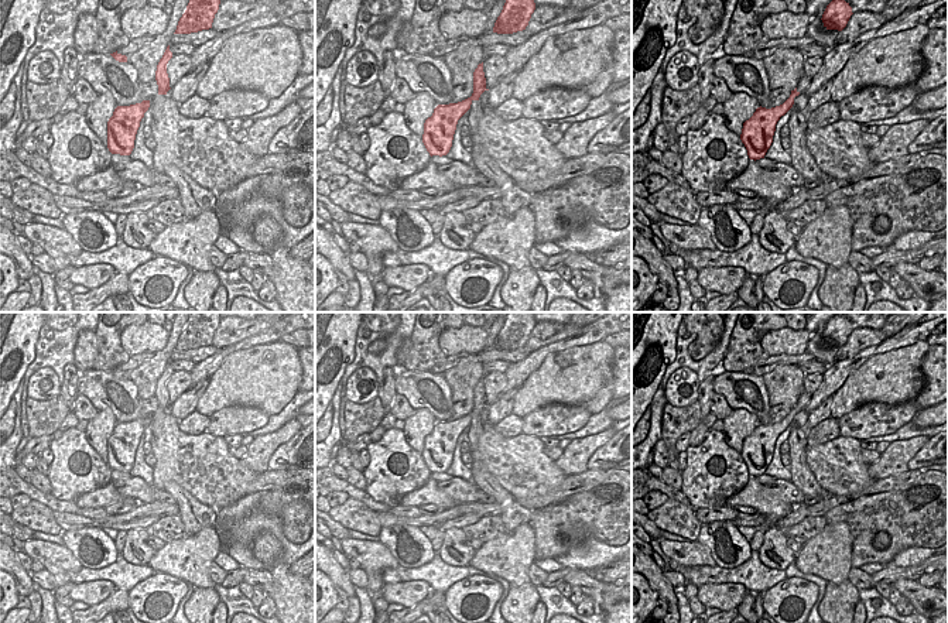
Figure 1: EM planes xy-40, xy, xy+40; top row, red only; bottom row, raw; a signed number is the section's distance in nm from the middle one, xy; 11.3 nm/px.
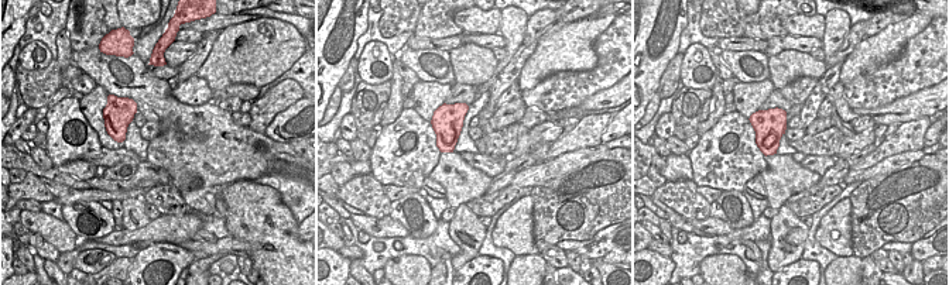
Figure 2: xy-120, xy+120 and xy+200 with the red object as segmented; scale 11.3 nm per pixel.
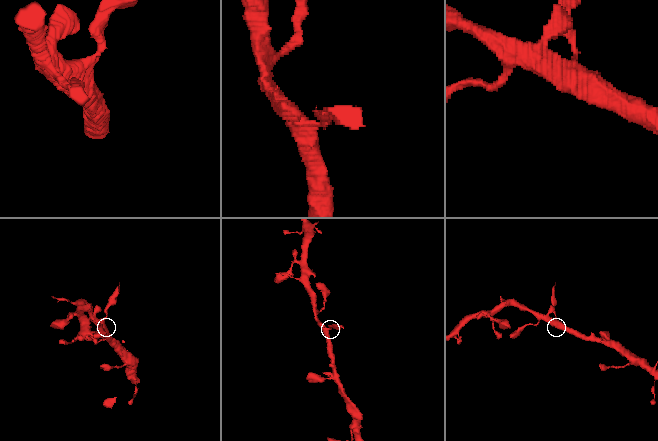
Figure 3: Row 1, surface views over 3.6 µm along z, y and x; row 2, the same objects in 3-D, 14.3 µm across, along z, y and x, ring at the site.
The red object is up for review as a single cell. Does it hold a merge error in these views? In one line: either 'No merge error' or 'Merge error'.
Merge error

